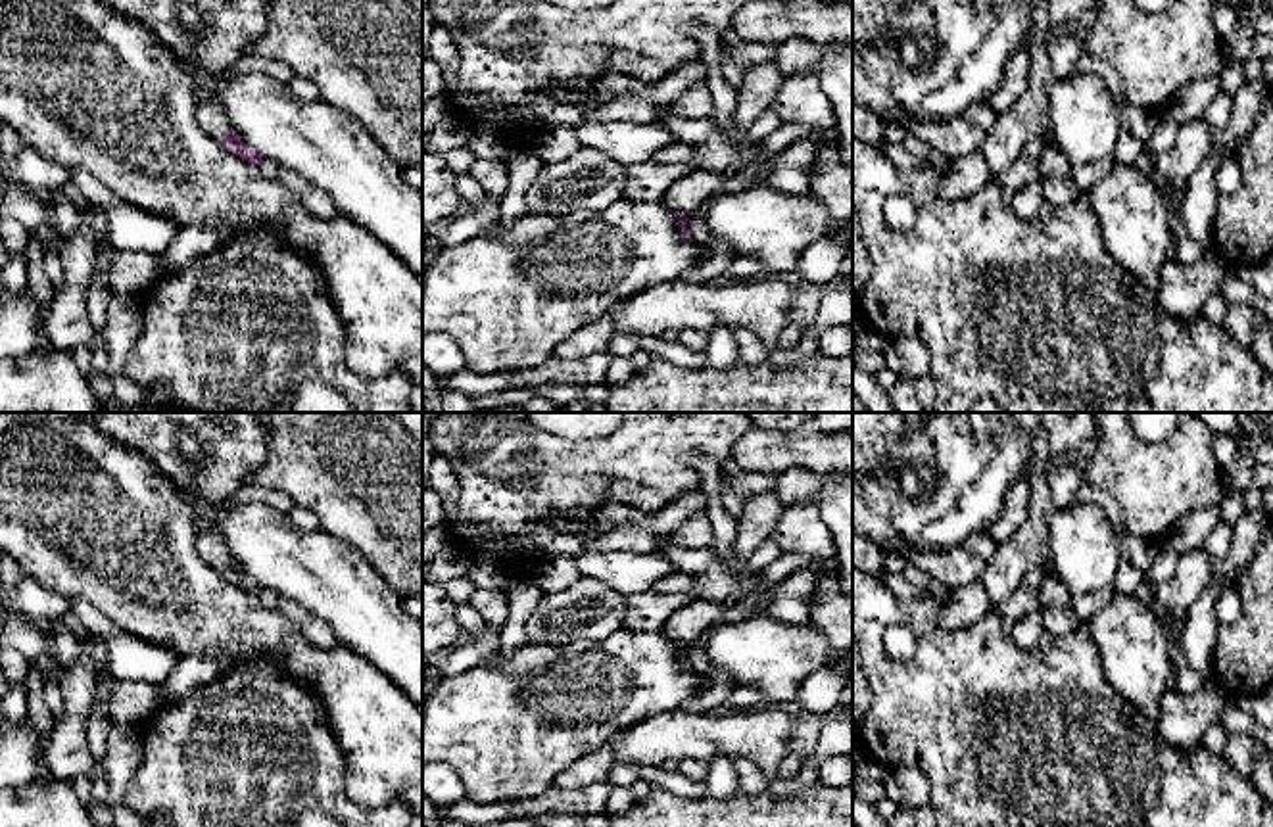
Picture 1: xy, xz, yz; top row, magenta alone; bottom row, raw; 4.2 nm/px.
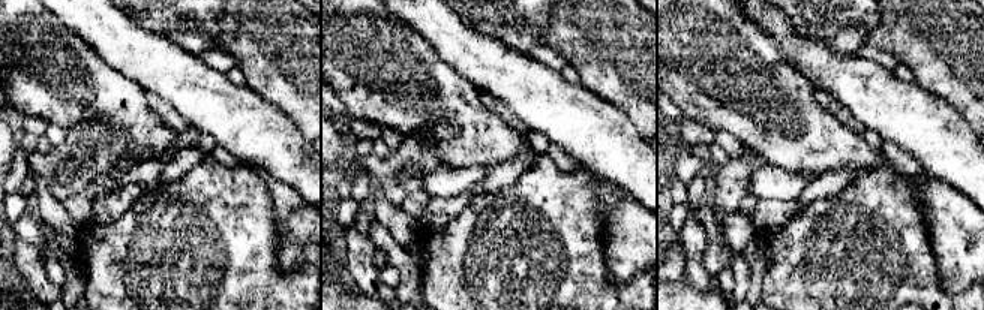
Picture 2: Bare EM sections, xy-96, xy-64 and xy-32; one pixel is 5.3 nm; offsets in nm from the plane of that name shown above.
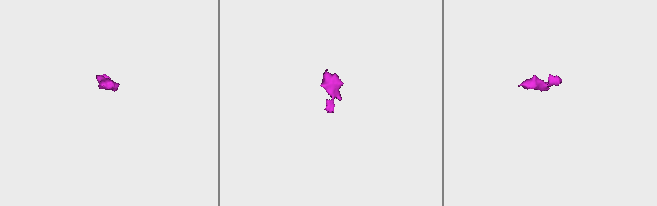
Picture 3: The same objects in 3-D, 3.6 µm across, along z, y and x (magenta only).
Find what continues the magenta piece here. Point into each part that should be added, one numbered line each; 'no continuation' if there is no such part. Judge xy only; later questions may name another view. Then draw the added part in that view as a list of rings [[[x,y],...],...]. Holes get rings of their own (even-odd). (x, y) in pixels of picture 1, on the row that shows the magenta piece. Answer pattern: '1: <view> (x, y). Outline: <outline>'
1: xy (210, 114). Outline: [[[202,98],[196,107],[196,121],[202,130],[213,140],[221,142],[232,125],[223,109],[223,106],[215,98]]]

